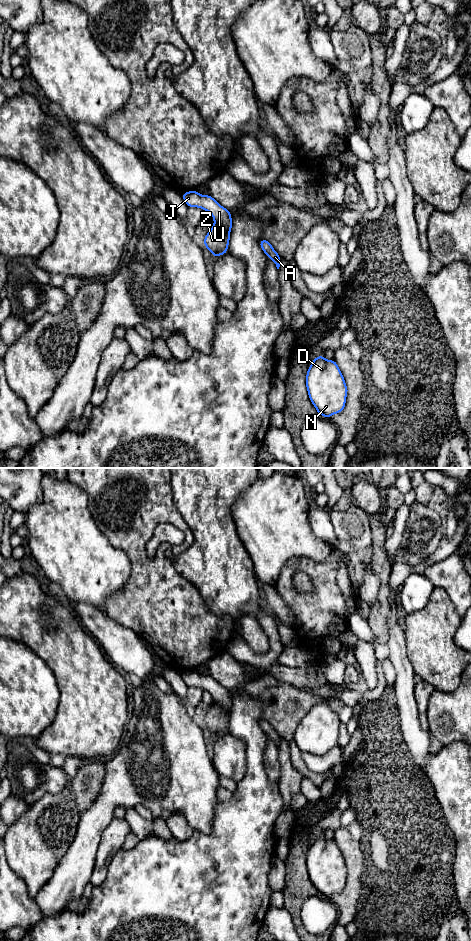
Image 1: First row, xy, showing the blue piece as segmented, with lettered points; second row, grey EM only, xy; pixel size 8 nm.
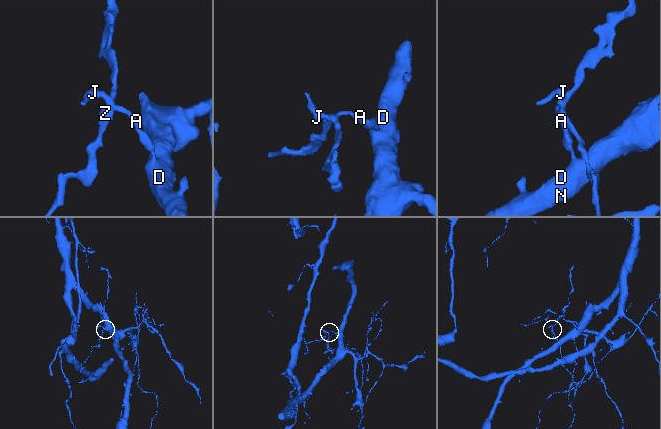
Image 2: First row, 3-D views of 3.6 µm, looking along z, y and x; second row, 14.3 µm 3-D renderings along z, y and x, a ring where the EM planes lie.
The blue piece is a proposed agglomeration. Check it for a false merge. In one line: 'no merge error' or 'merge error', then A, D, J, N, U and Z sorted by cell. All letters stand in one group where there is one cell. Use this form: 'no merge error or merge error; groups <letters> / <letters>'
merge error; groups A D J N U / Z

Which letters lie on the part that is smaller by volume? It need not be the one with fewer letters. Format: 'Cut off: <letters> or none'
Cut off: Z

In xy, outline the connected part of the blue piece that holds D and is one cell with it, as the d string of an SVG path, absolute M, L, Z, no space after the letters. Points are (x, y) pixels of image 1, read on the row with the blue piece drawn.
M317 356L307 371L306 387L319 415L329 418L345 408L348 388L335 360Z

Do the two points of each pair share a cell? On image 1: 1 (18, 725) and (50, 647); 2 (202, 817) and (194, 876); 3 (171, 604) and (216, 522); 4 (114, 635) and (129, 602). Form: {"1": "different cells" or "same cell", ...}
{"1": "different cells", "2": "different cells", "3": "different cells", "4": "different cells"}

